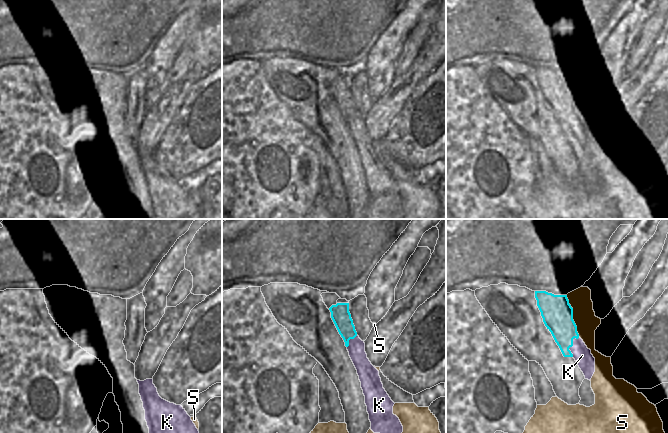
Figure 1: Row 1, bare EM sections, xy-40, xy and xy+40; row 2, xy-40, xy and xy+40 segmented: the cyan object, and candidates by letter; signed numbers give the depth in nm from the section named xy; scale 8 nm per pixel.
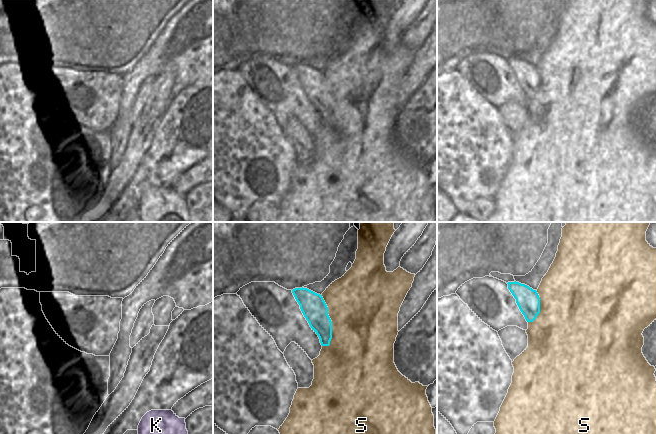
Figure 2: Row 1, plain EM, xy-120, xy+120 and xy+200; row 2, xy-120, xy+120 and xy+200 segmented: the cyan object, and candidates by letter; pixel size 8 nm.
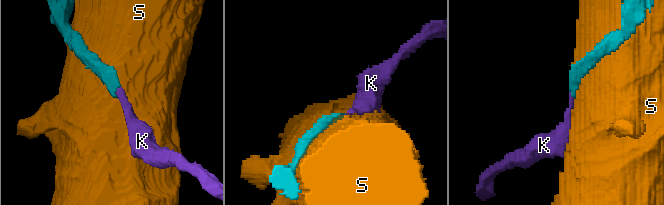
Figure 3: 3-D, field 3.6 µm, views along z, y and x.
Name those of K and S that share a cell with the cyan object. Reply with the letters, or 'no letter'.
K

